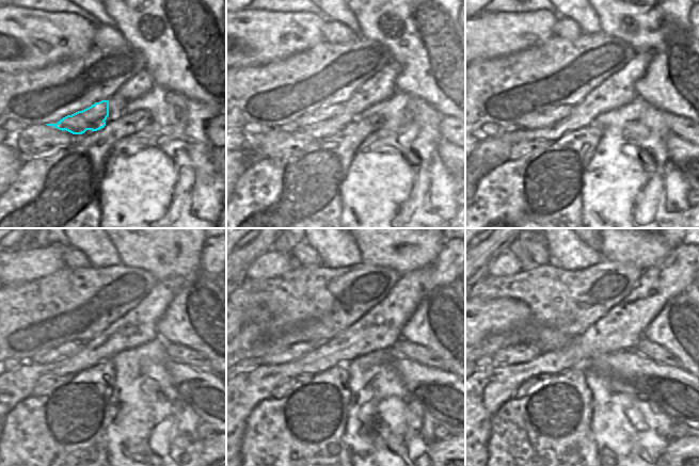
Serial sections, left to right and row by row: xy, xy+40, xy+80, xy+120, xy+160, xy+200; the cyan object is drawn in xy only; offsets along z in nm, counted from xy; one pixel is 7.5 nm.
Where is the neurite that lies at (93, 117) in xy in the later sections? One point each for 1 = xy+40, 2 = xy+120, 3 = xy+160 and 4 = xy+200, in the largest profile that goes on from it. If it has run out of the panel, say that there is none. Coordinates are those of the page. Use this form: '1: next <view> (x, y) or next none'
1: next xy+40 (324, 113)
2: next xy+120 (66, 350)
3: next xy+160 (298, 350)
4: next xy+200 (515, 354)

